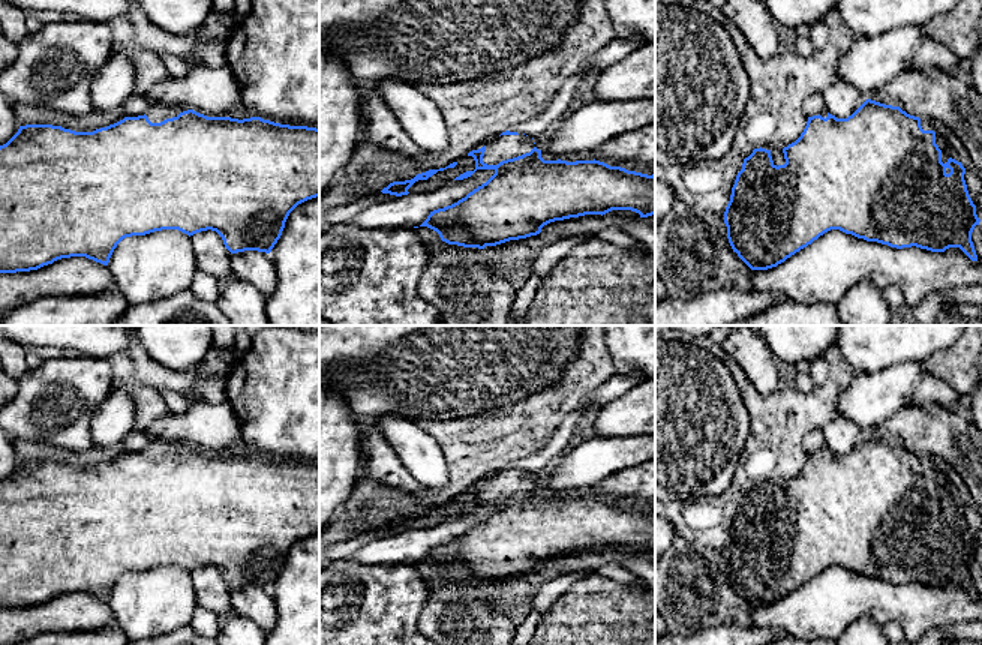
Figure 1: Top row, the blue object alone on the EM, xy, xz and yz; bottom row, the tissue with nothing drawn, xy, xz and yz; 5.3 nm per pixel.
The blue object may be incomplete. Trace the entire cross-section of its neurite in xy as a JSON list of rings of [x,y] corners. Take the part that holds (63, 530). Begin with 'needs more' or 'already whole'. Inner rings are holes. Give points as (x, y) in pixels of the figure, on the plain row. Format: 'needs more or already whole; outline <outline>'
needs more; outline [[[153,441],[144,452],[123,456],[93,468],[75,468],[52,460],[25,460],[0,482],[0,609],[37,606],[61,594],[85,592],[103,602],[117,580],[132,572],[145,572],[162,566],[178,566],[189,573],[201,567],[216,567],[231,590],[258,586],[270,590],[282,572],[289,549],[301,538],[319,532],[319,465],[280,460],[261,453],[231,454],[207,453],[193,446],[171,441]]]

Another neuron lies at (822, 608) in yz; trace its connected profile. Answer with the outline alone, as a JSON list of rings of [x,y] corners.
[[[831,566],[777,603],[753,606],[751,626],[777,628],[805,640],[819,638],[837,640],[859,616],[870,616],[882,626],[895,621],[903,627],[906,640],[913,644],[936,627],[982,621],[982,596],[972,597],[960,584],[949,584],[945,588],[931,588],[916,582],[897,585]]]

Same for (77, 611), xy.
[[[85,592],[61,594],[37,606],[0,609],[0,645],[15,645],[42,633],[94,632],[115,622],[108,602]]]

